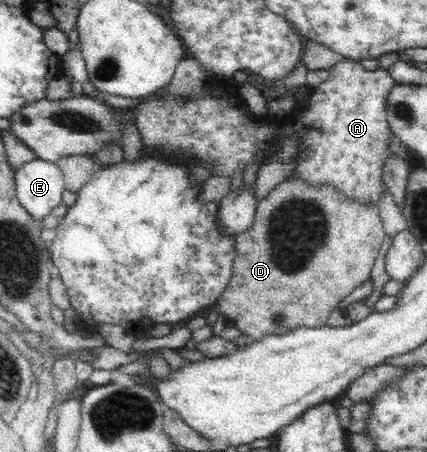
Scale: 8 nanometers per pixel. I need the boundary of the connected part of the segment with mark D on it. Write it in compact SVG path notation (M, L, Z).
M305 178L282 180L261 201L258 201L252 226L247 231L240 232L239 235L234 237L236 244L233 273L231 273L231 280L225 287L225 291L217 298L215 303L217 311L223 317L226 317L227 323L239 330L241 335L246 335L251 339L260 339L261 336L271 333L287 333L299 327L317 328L327 326L331 312L338 309L339 303L371 278L371 271L383 245L385 234L380 213L373 203L366 203L366 200L363 199L352 199L349 195L343 195L342 191L338 191L338 188L331 187L327 183L306 183Z

